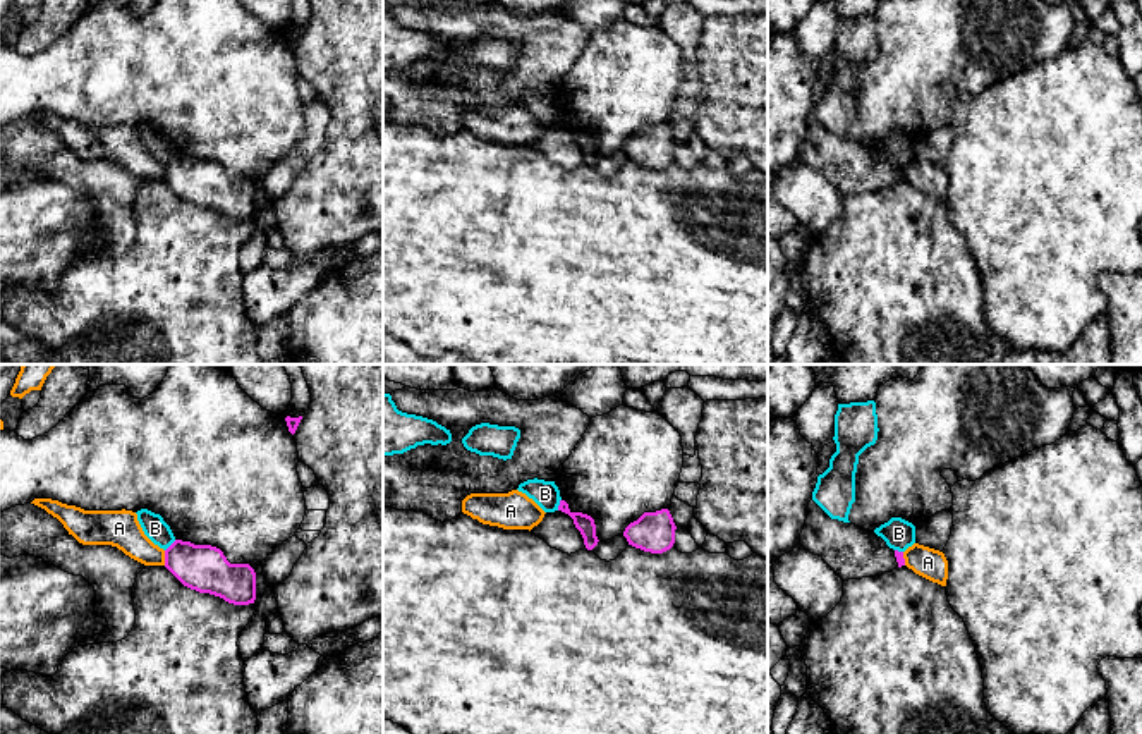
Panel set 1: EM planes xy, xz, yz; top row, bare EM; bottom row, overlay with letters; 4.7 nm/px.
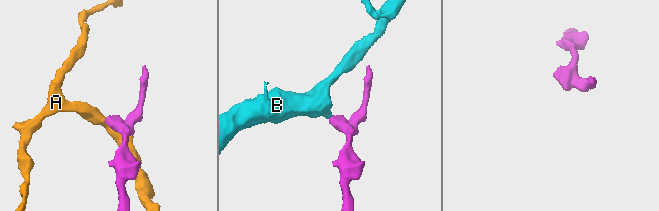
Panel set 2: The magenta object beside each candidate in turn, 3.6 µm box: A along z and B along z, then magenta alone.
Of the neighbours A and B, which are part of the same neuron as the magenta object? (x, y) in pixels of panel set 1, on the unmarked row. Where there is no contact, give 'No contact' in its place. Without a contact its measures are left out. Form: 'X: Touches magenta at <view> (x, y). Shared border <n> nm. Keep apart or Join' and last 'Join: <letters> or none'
A: Touches magenta at xy (165, 172). Shared border 70 nm. Keep apart
B: Touches magenta at xy (170, 160). Shared border 80 nm. Keep apart
Join: none

